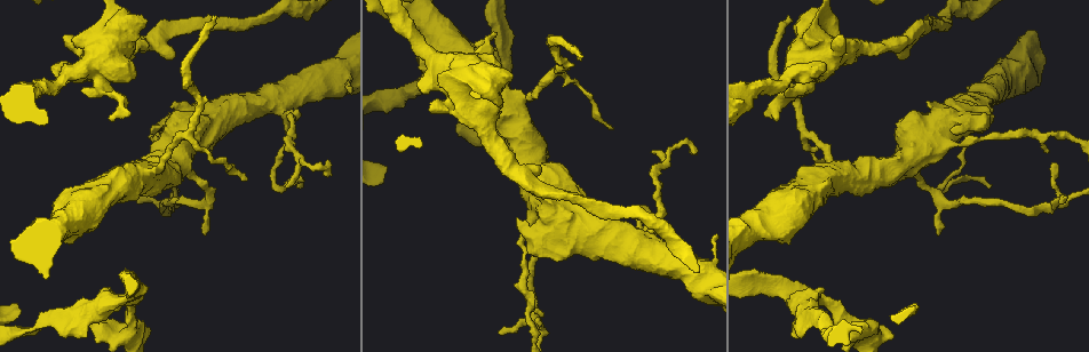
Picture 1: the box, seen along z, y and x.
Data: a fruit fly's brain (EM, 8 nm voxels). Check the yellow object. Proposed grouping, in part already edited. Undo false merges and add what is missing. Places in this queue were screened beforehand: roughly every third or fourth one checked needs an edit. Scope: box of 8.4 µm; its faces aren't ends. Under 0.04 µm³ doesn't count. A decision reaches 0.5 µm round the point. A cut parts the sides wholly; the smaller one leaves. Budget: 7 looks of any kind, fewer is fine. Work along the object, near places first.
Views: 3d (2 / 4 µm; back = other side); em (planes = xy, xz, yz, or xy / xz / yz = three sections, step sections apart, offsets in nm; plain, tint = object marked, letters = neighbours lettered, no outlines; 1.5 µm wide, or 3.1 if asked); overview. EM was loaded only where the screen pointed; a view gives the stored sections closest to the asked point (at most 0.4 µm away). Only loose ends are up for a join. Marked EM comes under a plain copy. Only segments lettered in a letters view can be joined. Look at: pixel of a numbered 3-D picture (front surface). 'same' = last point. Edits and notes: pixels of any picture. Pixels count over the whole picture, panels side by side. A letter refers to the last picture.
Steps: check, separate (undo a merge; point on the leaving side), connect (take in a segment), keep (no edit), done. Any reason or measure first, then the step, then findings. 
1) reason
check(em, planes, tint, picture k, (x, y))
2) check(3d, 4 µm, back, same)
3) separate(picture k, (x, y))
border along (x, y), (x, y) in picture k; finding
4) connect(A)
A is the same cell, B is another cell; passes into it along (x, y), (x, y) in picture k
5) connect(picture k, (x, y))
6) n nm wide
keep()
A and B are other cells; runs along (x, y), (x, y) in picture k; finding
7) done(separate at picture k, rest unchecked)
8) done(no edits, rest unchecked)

end of a long branch
check(em, planes, letters, picture 1, (581, 58))

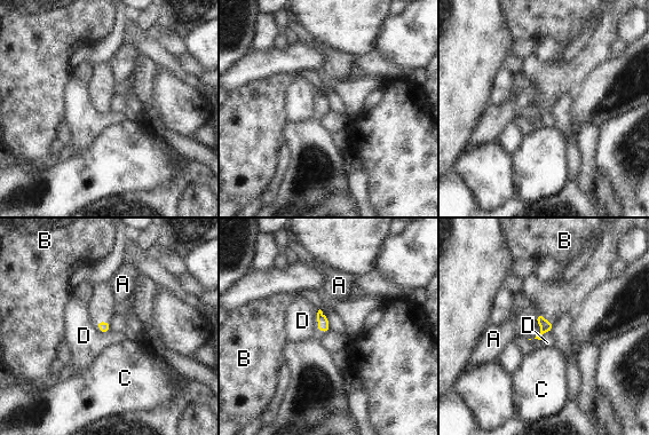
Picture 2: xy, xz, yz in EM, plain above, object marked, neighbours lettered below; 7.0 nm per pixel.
keep()
A, B, C and D are other cells; border along (319, 308), (317, 313), (317, 330) in picture 2; none of them fits

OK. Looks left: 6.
side arm on a straight run
check(em, planes, tint, picture 1, (643, 237))

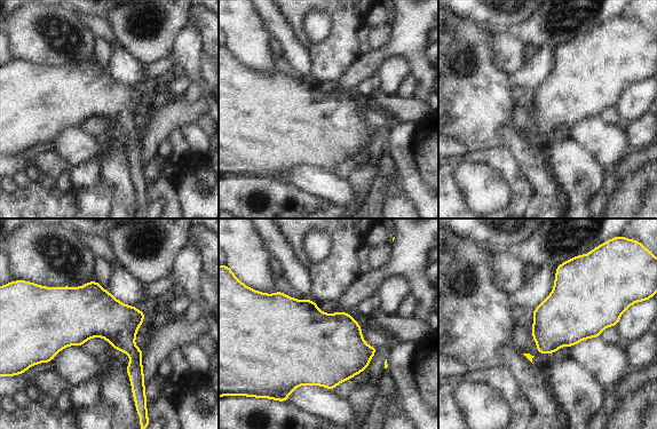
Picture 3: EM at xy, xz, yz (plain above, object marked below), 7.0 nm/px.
what lies round it
check(em, planes, letters, same)

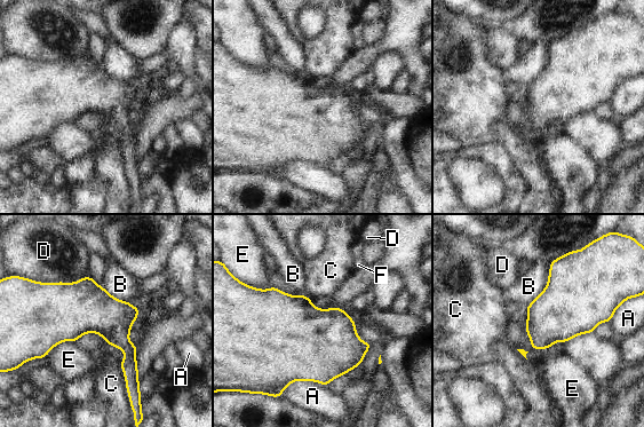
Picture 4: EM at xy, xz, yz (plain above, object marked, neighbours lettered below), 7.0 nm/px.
D touches over 420 nm
keep()
A, B, C, D, E and F are other cells; border along (550, 263), (546, 287), (525, 306) in picture 4; one neuron here

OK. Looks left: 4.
tapers out
check(3d, 2 µm, picture 1, (542, 314))

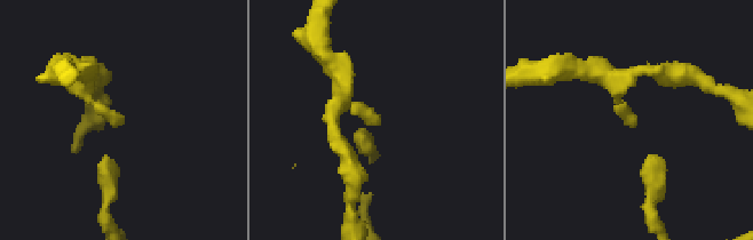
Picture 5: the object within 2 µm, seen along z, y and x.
now the EM
check(em, planes, letters, picture 5, (635, 120))

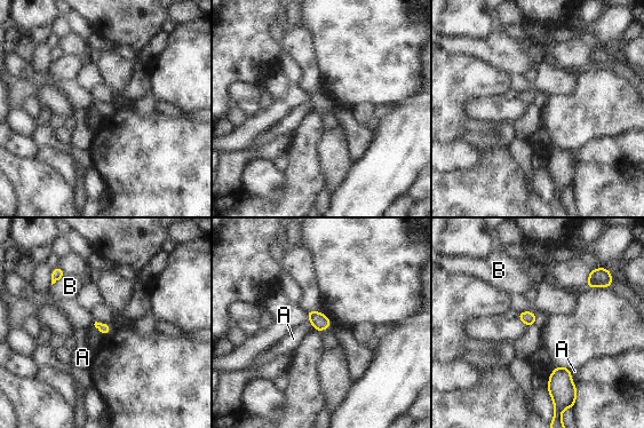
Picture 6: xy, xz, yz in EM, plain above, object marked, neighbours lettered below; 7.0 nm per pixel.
keep()
A and B are other cells; border along (567, 367), (572, 382), (575, 386) in picture 6; no lettered segment goes on from it

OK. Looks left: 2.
done(no edits, rest unchecked)

